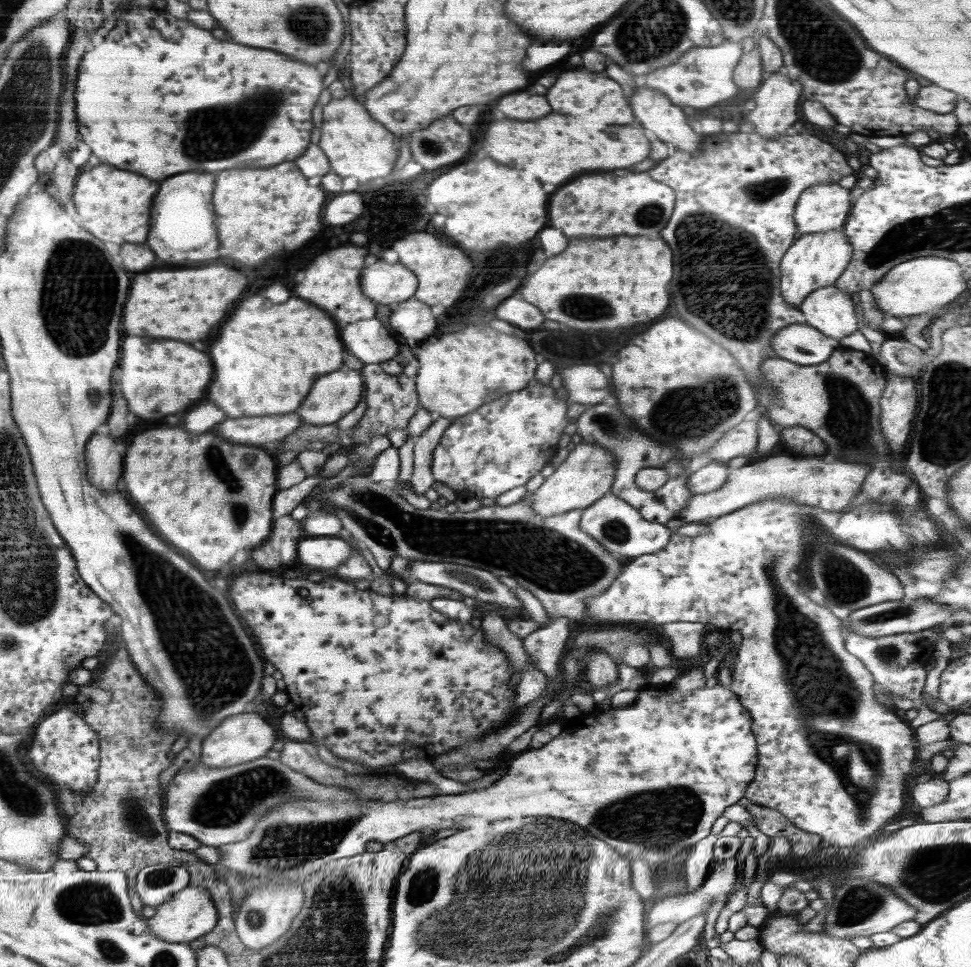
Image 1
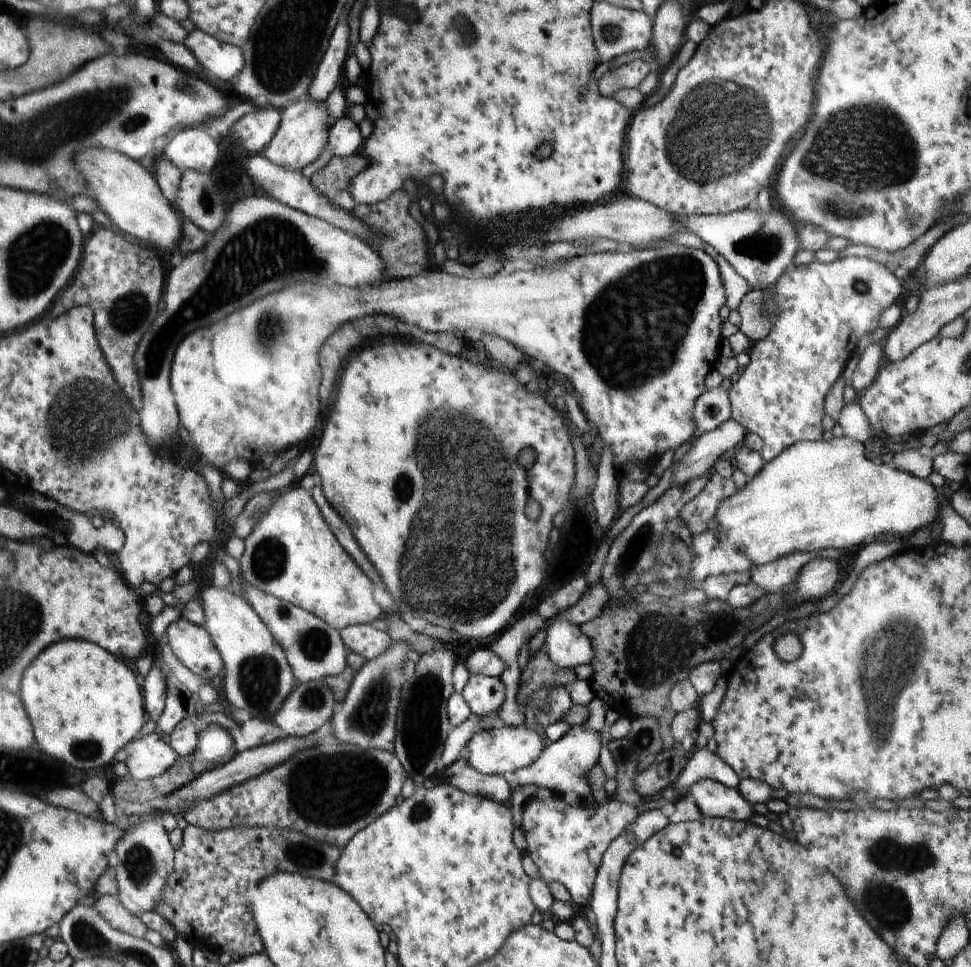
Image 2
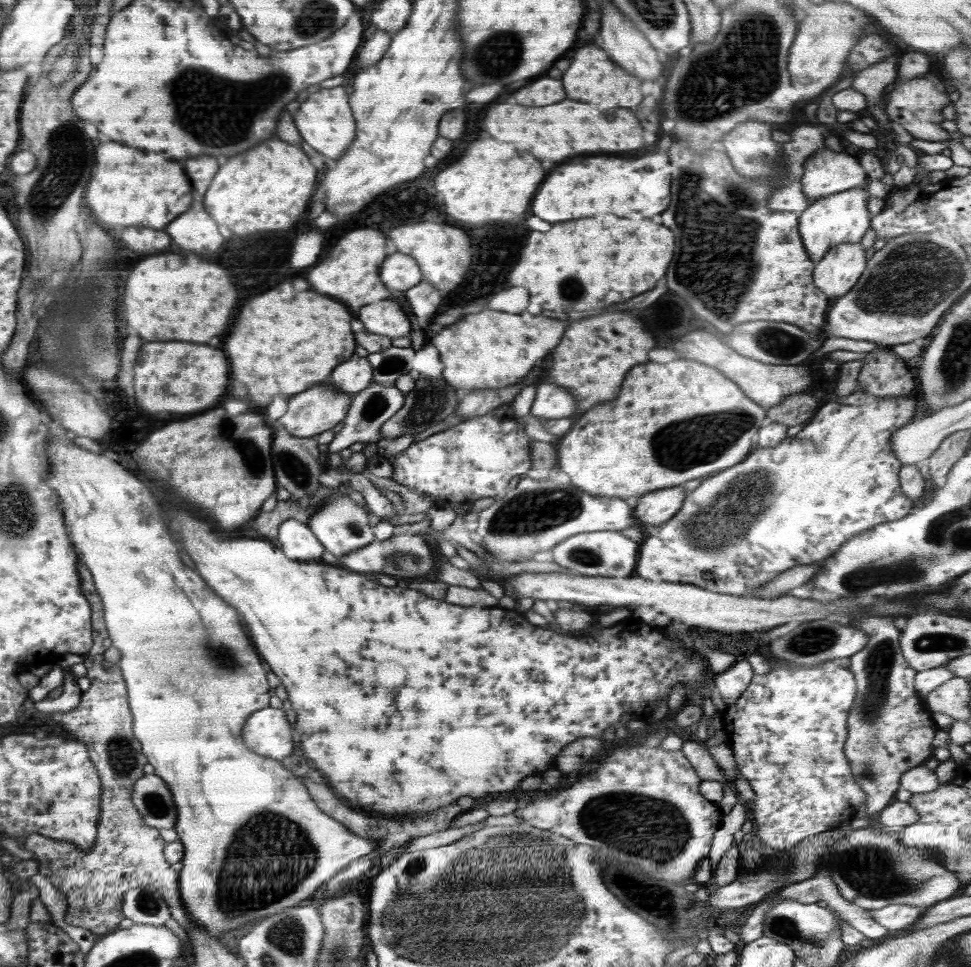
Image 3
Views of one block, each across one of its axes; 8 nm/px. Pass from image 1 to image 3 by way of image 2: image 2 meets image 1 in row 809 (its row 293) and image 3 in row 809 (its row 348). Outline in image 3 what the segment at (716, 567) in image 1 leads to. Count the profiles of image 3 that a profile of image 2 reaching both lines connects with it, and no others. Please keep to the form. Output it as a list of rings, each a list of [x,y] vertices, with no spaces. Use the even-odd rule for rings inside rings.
[[[838,660],[826,662],[826,664],[818,664],[818,666],[798,666],[796,664],[778,662],[772,672],[767,670],[767,674],[755,674],[746,691],[737,698],[735,703],[720,712],[722,730],[730,740],[737,768],[740,774],[748,780],[755,794],[752,805],[749,805],[754,822],[755,846],[765,851],[790,850],[810,836],[831,831],[832,829],[840,829],[840,826],[846,821],[851,821],[852,818],[855,818],[854,814],[865,803],[865,792],[857,785],[857,781],[854,780],[848,759],[844,756],[843,751],[848,734],[847,718],[849,710],[854,703],[854,698],[856,698],[854,673],[850,669],[843,668]]]

